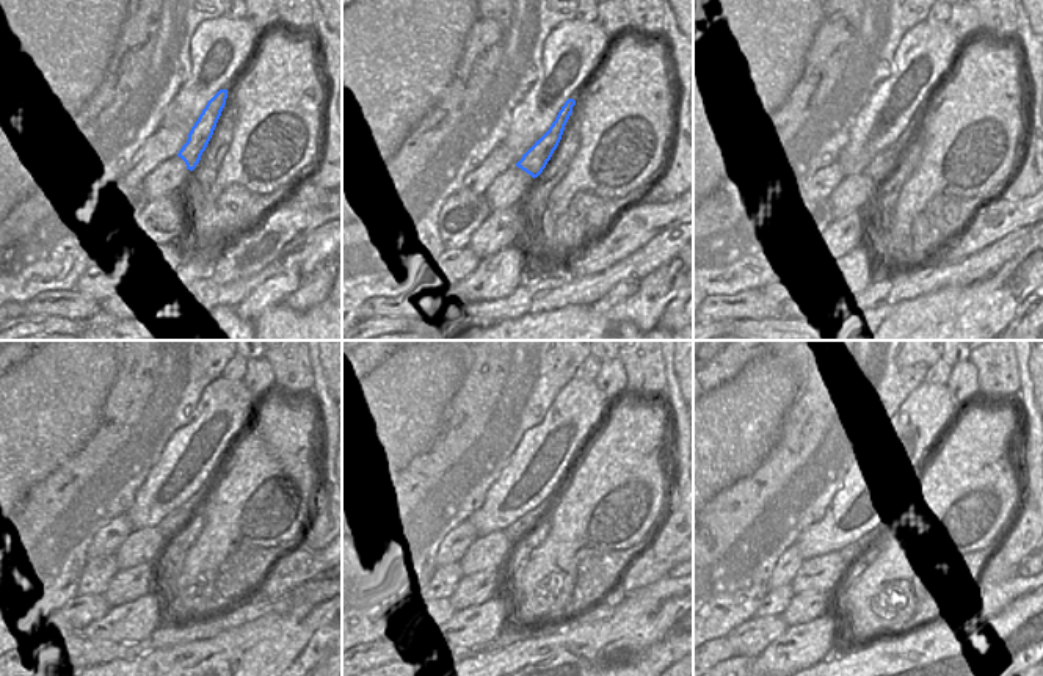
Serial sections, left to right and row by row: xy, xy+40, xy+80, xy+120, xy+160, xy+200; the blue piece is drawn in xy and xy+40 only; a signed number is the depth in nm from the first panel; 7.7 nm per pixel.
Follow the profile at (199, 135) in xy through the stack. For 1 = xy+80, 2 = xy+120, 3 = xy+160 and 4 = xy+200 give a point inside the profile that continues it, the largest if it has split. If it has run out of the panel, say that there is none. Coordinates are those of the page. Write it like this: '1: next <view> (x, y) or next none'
1: next xy+80 (880, 167)
2: next xy+120 (176, 519)
3: next xy+160 (524, 524)
4: next xy+200 (866, 540)

